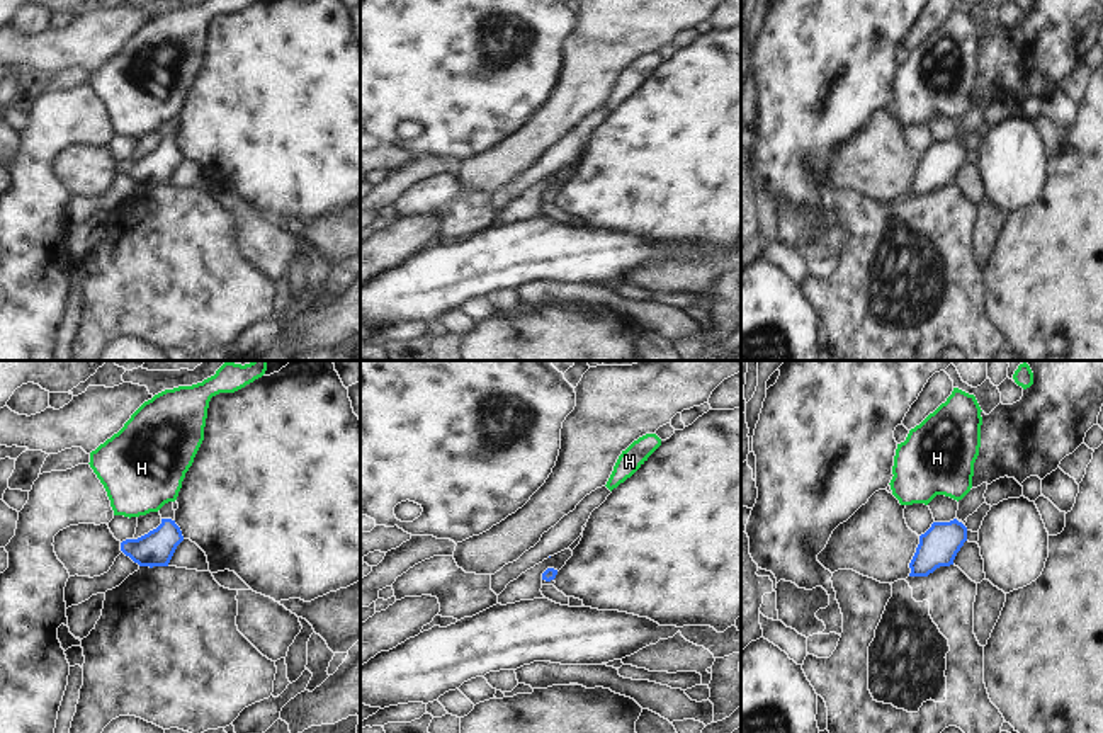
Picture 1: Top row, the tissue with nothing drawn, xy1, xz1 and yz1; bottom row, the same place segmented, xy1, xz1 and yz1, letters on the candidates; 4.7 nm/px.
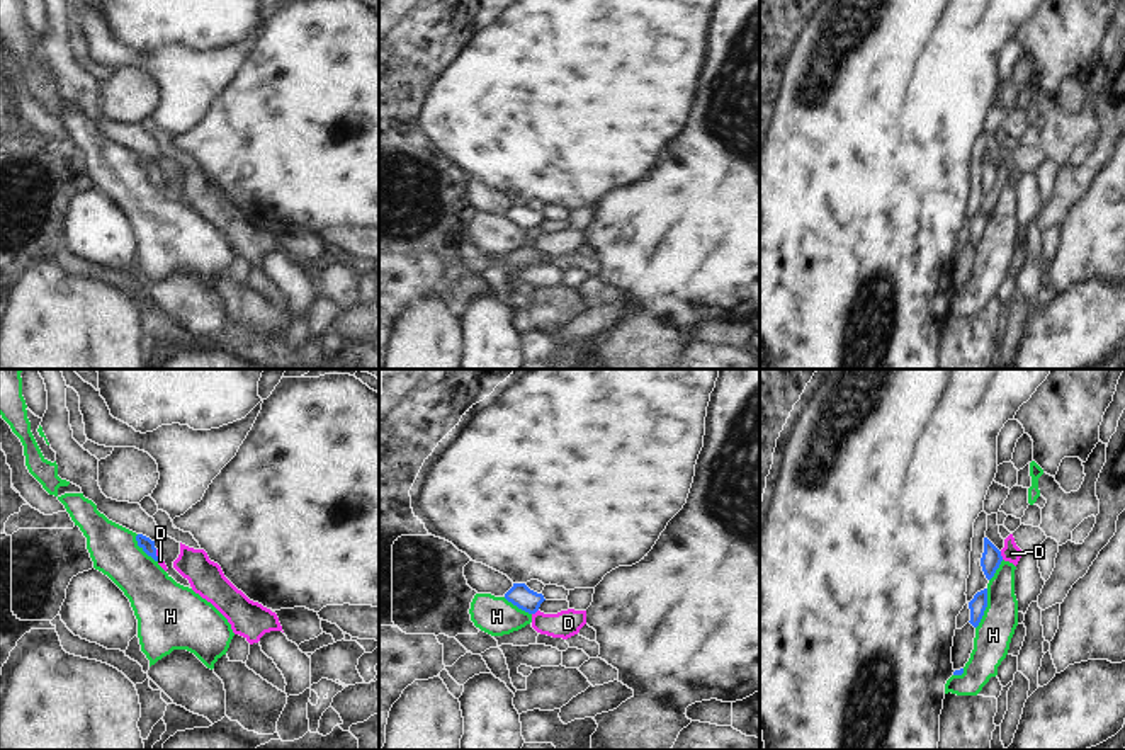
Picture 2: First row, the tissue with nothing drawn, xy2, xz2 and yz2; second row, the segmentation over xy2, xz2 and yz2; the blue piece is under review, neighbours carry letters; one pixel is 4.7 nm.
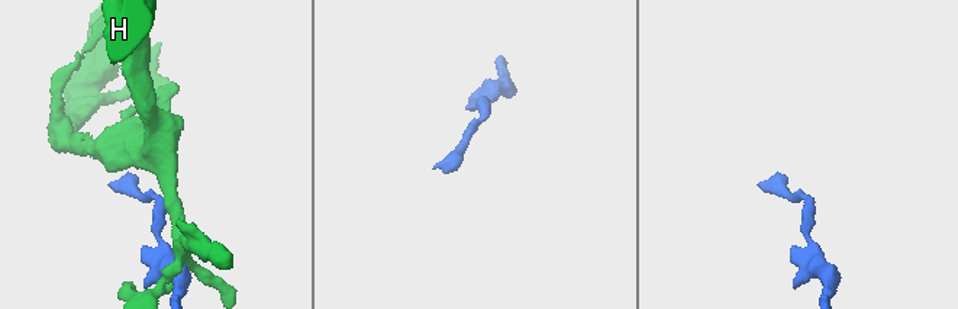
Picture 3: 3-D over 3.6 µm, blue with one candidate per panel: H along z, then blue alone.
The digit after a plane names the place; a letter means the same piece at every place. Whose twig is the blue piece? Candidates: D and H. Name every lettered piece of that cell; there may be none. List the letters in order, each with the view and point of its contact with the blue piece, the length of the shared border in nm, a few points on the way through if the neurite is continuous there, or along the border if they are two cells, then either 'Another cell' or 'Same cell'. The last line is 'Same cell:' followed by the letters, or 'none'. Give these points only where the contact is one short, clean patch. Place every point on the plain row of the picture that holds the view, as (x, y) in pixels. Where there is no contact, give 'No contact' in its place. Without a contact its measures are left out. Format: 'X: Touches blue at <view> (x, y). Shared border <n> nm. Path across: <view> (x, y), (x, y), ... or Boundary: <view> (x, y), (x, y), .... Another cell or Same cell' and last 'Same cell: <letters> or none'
D: Touches blue at yz2 (1000, 174). Shared border 40 nm. Boundary: yz2 (1000, 170), (1003, 177). Another cell
H: Touches blue at yz2 (984, 228). Shared border 200 nm. Another cell
Same cell: none

